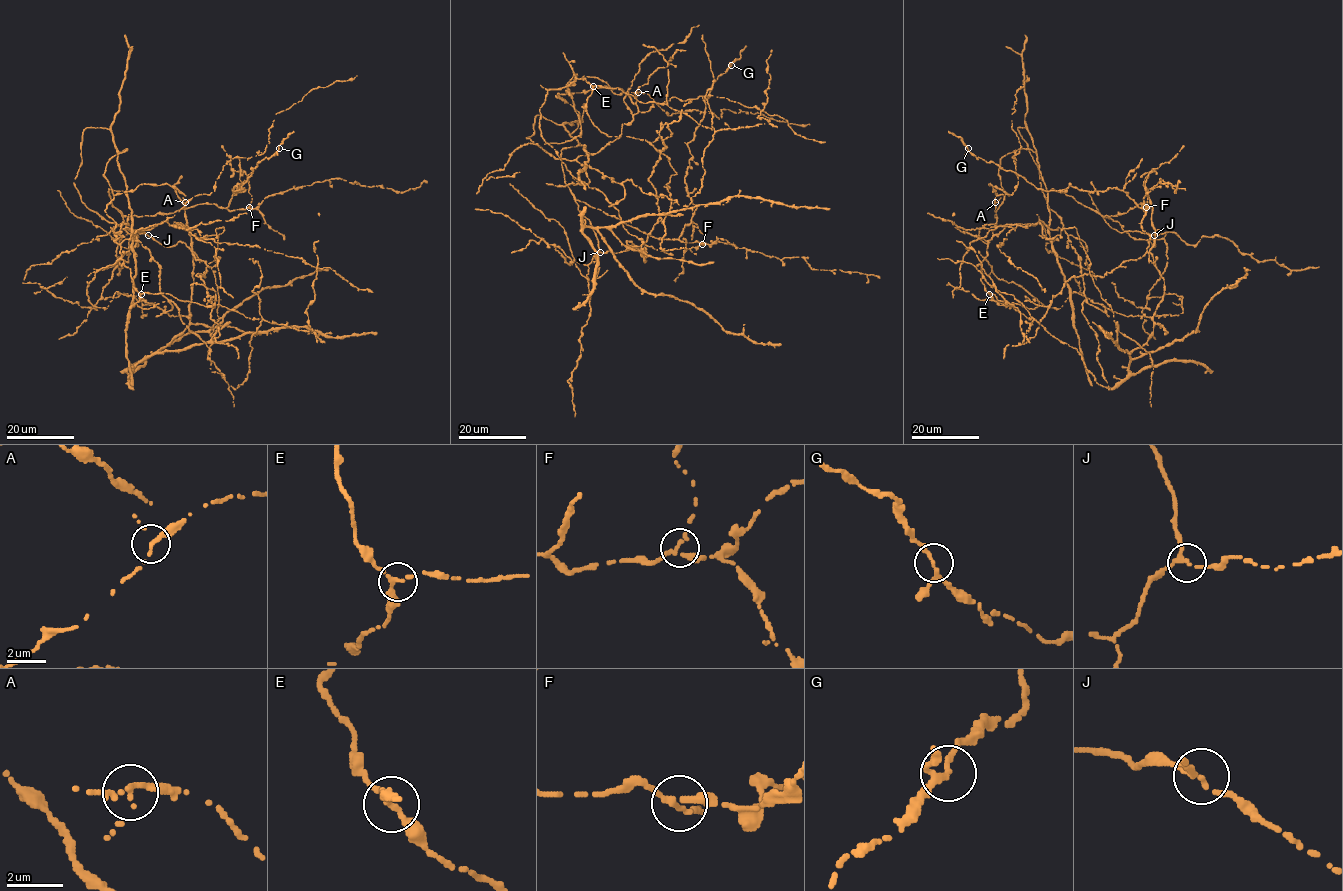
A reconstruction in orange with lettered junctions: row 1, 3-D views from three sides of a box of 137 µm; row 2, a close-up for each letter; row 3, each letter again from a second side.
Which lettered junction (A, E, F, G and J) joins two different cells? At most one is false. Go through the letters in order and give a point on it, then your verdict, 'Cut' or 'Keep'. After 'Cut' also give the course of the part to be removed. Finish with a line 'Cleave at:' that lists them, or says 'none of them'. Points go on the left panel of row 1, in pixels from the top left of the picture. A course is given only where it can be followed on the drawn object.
A: Place: (185, 202). Cut. Course of the part to remove: (186, 203), (182, 193), (166, 183), (140, 184), (134, 190), (113, 195)
E: Place: (141, 294). Keep
F: Place: (249, 207). Keep
G: Place: (279, 148). Keep
J: Place: (148, 235). Keep
Cleave at: A

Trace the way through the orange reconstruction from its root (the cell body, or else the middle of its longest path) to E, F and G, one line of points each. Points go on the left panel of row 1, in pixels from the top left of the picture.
E: (125, 222), (108, 191), (126, 189), (117, 161), (126, 148), (106, 165), (114, 197), (105, 210), (141, 294)
F: (125, 222), (124, 216), (169, 214), (201, 203), (215, 203), (230, 210), (249, 207)
G: (125, 222), (124, 216), (201, 203), (226, 208), (244, 187), (234, 187), (240, 191), (257, 163), (279, 148)

